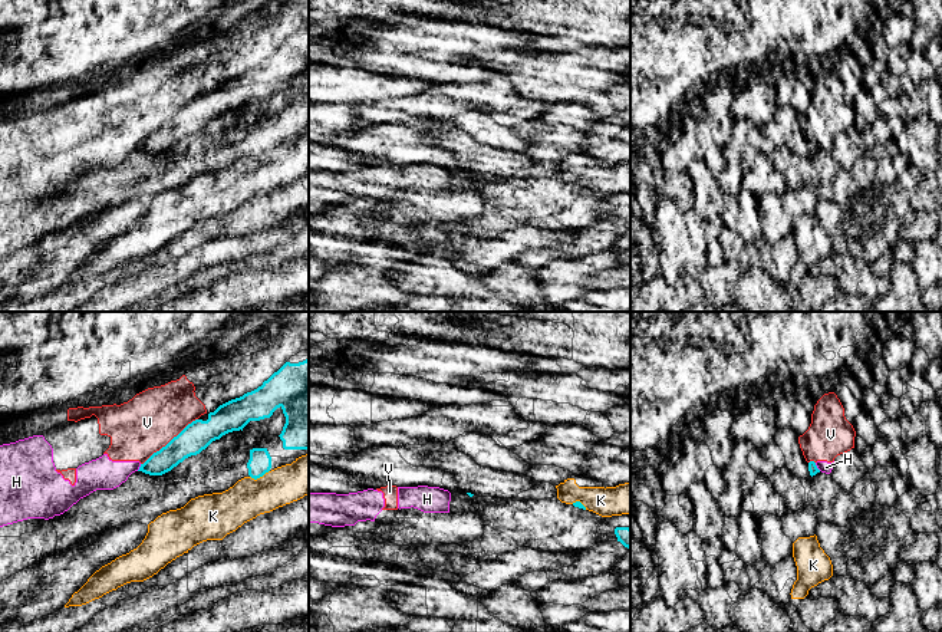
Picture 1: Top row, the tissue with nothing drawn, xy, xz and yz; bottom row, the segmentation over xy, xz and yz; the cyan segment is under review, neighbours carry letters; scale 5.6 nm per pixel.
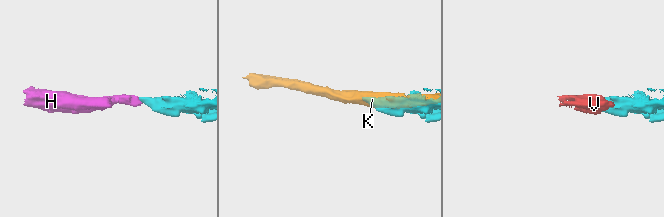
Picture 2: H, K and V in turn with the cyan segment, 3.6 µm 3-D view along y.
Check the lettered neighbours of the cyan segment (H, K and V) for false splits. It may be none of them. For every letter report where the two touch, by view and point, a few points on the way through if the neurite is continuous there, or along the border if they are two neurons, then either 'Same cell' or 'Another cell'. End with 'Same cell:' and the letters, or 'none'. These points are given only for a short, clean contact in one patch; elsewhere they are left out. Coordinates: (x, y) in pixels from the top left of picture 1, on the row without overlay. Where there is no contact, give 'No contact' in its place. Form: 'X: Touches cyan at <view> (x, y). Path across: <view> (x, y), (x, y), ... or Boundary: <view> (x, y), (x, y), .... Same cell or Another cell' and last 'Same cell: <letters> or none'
H: Touches cyan at xy (140, 145). Boundary: xy (141, 142), (137, 148). Another cell
K: Touches cyan at xy (259, 155). Another cell
V: Touches cyan at xy (170, 119). Another cell
Same cell: none

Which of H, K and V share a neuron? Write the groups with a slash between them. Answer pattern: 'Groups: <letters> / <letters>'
Groups: H V / K

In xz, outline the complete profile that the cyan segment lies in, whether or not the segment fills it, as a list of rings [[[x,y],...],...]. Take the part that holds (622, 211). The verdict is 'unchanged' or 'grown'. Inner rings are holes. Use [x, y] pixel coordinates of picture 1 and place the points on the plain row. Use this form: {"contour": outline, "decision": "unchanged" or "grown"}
{"contour": [[[454,171],[449,191],[474,191],[482,195],[484,213],[474,220],[437,224],[442,231],[461,231],[475,237],[510,231],[518,226],[541,231],[580,231],[605,220],[620,220],[630,227],[629,205],[599,213],[597,204],[605,195],[589,190],[580,180],[566,182],[557,175],[524,178]]], "decision": "grown"}

